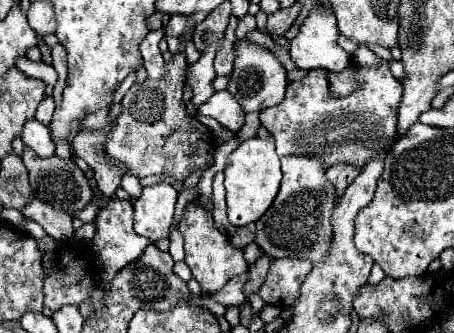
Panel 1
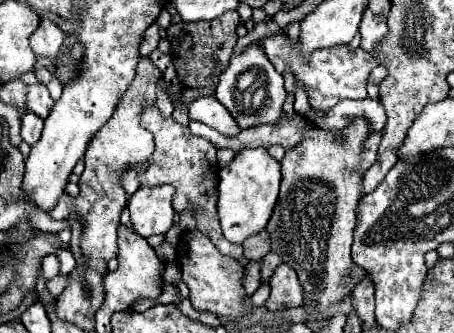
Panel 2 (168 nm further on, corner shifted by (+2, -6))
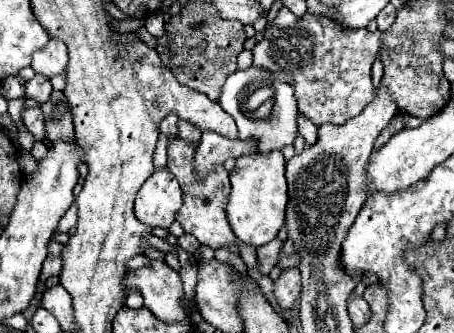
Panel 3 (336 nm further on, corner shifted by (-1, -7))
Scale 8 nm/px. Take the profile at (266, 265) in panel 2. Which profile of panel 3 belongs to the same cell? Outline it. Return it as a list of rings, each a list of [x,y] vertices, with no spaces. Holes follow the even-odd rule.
[[[287,240],[285,246],[283,246],[283,252],[281,252],[281,260],[279,260],[279,268],[293,268],[293,266],[299,266],[299,254],[295,252],[295,244],[293,240]]]

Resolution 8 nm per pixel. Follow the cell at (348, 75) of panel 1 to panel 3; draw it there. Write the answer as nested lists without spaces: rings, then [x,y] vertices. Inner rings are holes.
[[[281,8],[271,24],[267,24],[263,40],[253,48],[253,66],[269,70],[275,80],[293,86],[299,112],[315,126],[327,122],[343,124],[355,118],[373,100],[371,66],[383,36],[381,30],[369,32],[363,28],[349,32],[349,28],[339,28],[339,24],[327,16],[309,12],[295,16],[291,10]]]

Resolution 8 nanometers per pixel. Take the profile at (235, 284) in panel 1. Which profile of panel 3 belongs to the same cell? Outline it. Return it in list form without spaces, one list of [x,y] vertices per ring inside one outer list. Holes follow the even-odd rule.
[[[275,238],[275,240],[271,240],[269,244],[265,244],[265,246],[261,246],[261,248],[257,250],[259,270],[261,270],[263,274],[269,274],[271,268],[279,262],[279,252],[281,252],[281,248],[283,248],[283,240]]]

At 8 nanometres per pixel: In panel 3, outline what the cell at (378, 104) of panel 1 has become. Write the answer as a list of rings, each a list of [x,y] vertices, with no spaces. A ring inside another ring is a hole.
[[[203,132],[203,138],[195,150],[193,170],[197,178],[205,178],[217,166],[223,166],[227,158],[239,158],[257,150],[253,140],[231,140],[215,132]]]

